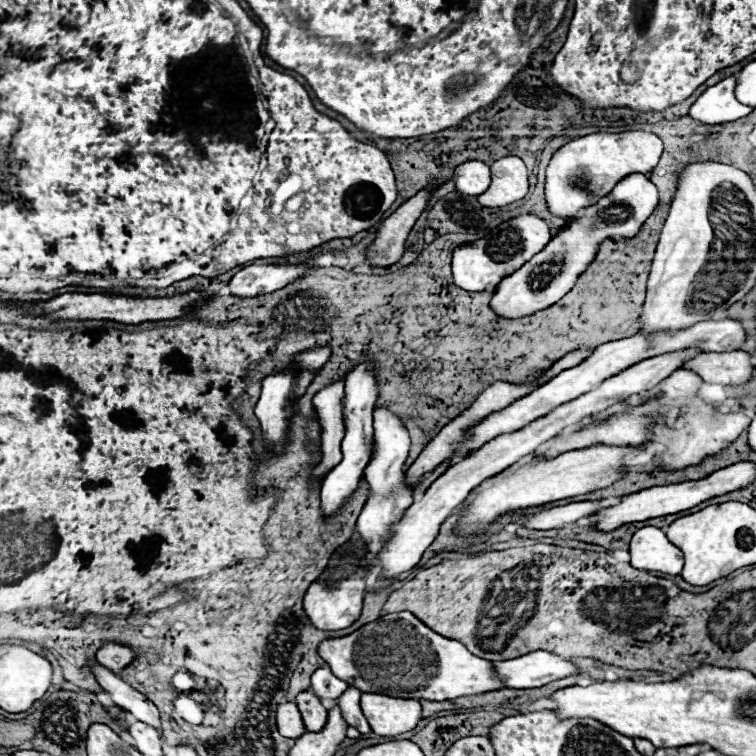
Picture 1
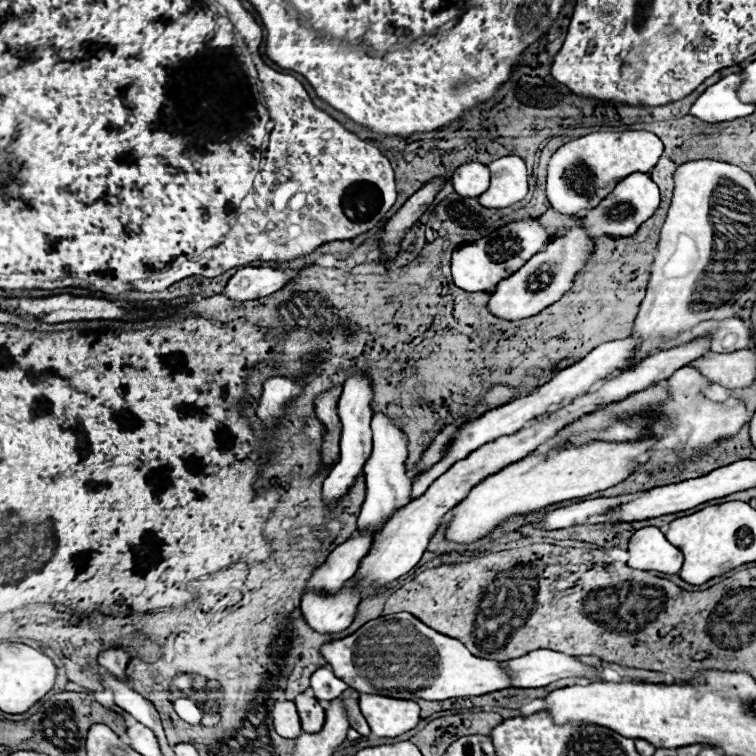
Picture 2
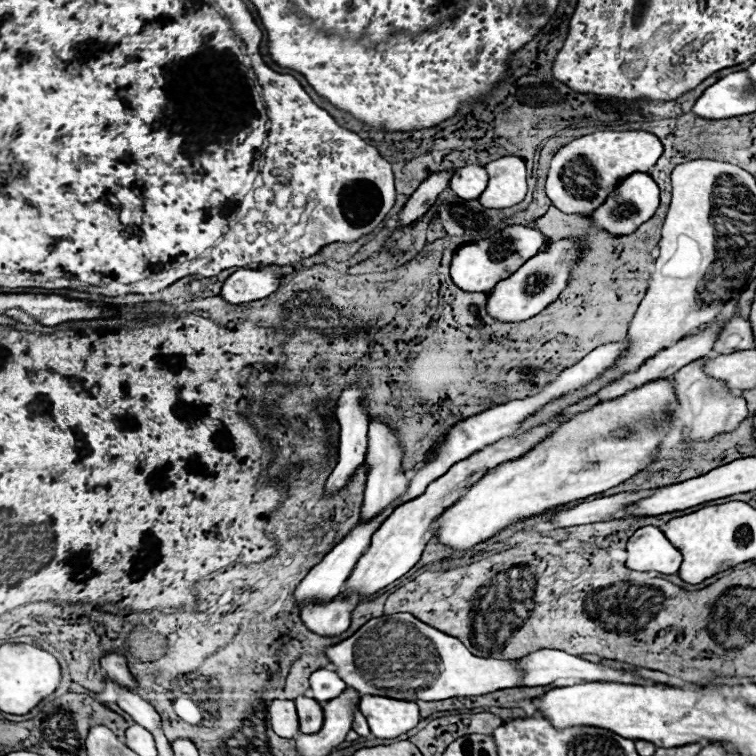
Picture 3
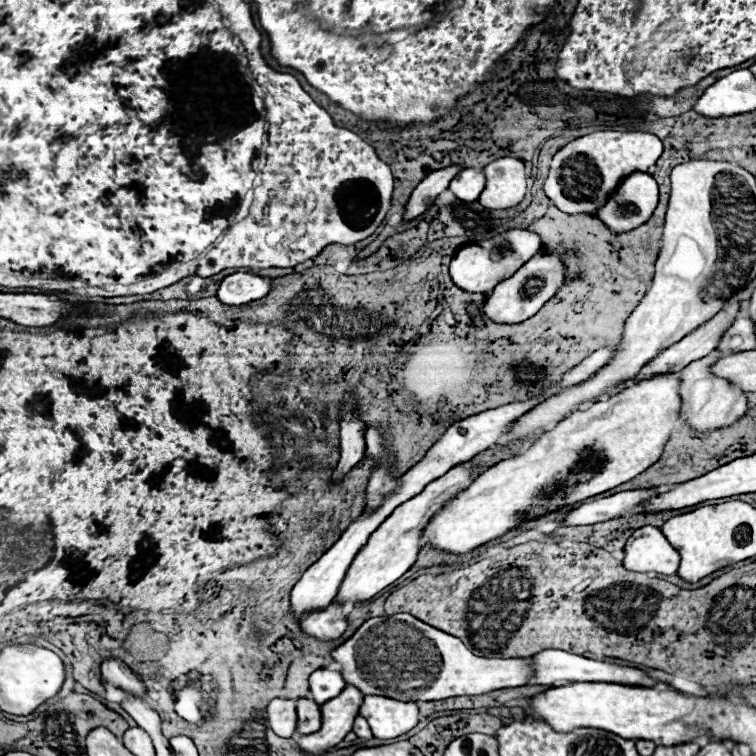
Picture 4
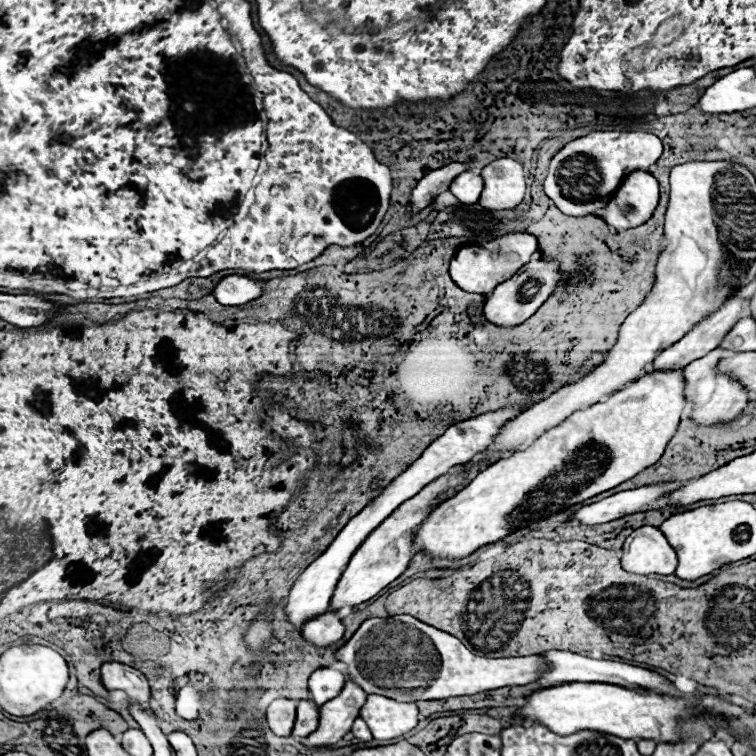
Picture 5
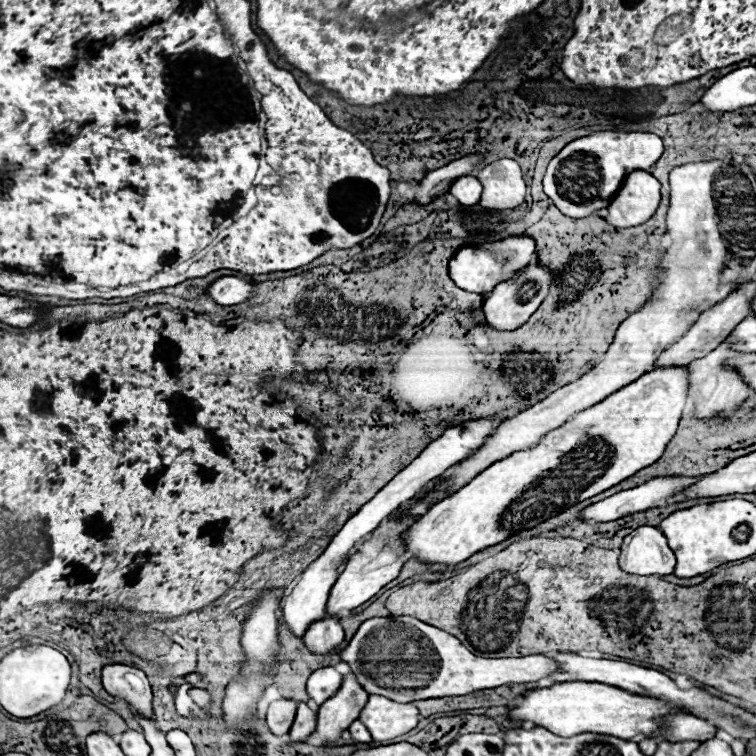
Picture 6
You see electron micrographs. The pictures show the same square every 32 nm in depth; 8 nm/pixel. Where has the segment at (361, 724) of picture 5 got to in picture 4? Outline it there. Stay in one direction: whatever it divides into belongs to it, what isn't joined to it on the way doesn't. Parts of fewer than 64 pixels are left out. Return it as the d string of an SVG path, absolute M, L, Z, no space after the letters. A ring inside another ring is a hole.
M356 716L352 732L354 732L358 738L362 738L362 740L370 740L370 738L372 738L372 732L370 732L370 728L368 728L368 724L366 724L366 720L364 720L362 716Z

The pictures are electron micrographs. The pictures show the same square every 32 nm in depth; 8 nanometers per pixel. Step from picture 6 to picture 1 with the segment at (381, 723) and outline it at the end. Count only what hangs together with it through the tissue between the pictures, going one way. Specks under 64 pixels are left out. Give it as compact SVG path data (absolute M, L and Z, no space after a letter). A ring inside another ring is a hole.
M362 694L360 706L376 736L398 736L416 728L416 724L422 718L420 702L410 698Z

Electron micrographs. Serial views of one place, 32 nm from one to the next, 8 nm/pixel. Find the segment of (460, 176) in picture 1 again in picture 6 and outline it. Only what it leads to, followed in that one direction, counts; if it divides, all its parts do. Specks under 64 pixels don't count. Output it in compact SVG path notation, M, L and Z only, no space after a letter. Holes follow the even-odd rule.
M468 174L468 176L462 176L462 178L454 180L454 184L450 186L448 192L458 200L458 204L474 206L480 200L482 186L480 186L480 182L478 182L478 178L474 174Z

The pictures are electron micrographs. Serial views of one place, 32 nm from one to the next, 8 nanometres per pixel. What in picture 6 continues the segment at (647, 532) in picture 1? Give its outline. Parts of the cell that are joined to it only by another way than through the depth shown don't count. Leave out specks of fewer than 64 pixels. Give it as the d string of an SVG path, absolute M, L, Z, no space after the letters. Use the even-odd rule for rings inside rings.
M640 526L636 528L632 534L628 534L622 540L620 546L620 558L618 558L618 566L628 572L628 574L638 574L638 576L666 576L674 572L674 564L676 564L676 556L674 552L668 548L664 534L654 528L654 526Z

